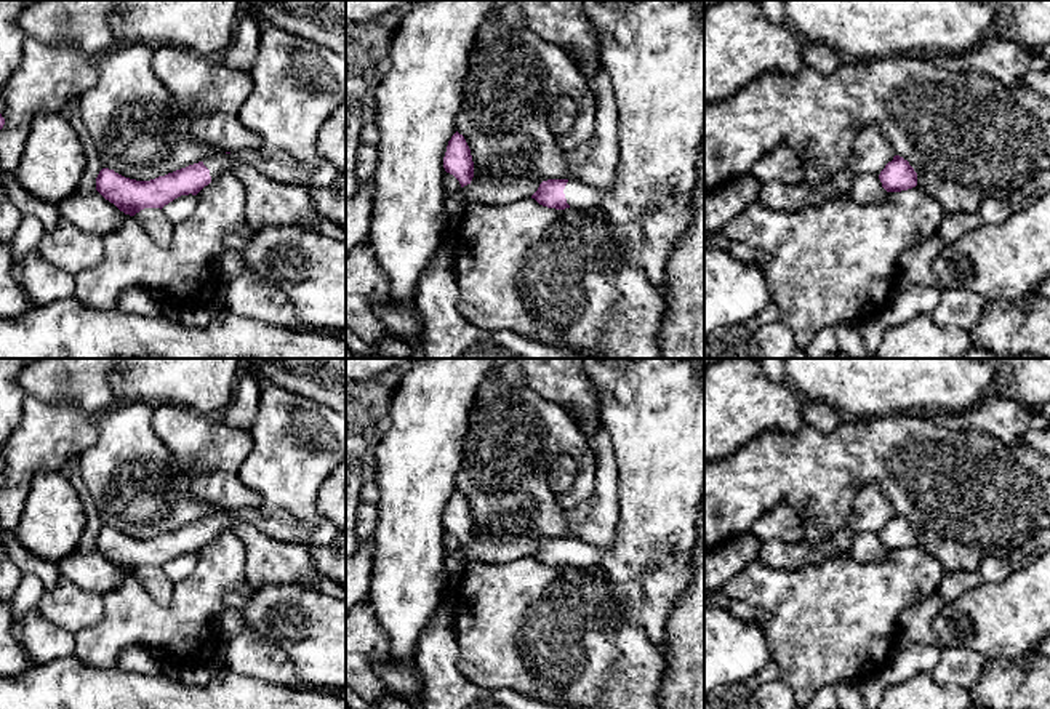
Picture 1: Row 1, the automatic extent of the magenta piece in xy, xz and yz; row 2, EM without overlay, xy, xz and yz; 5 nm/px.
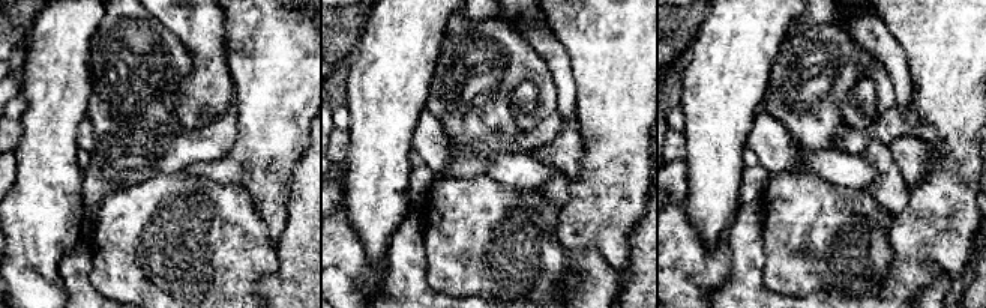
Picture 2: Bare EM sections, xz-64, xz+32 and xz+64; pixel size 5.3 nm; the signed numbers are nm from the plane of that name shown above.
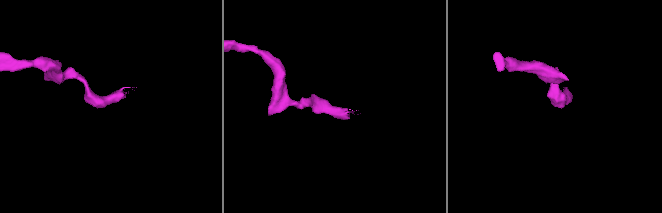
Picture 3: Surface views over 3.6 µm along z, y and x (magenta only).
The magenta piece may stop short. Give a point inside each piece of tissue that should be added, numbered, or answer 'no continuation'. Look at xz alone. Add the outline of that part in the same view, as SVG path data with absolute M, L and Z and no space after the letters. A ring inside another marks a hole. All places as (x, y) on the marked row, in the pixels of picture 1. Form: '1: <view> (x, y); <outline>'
1: xz (653, 50); M584 0L584 14L595 30L600 62L616 96L619 162L611 189L568 179L563 194L571 208L600 206L607 211L611 246L605 261L611 267L639 266L663 294L669 254L691 218L698 147L704 139L704 0Z

